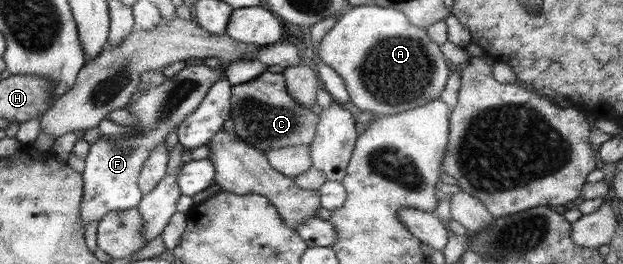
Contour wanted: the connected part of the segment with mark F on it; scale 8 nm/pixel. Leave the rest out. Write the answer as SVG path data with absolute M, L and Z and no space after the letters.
M221 64L218 68L210 68L206 65L201 66L186 66L184 70L180 70L177 74L175 74L171 78L166 78L162 84L159 84L158 86L151 86L151 87L144 87L142 90L137 92L137 95L127 104L127 110L129 110L130 114L136 118L136 123L133 125L130 125L130 132L127 132L125 135L104 135L99 140L97 140L95 143L92 143L89 146L89 153L88 156L85 157L85 167L81 174L81 177L83 178L83 197L82 202L80 205L80 220L82 231L85 229L91 222L95 222L95 220L102 220L104 218L105 214L108 214L109 212L114 212L115 210L123 210L123 209L130 209L130 208L137 208L139 205L140 199L143 197L142 191L139 189L139 176L143 167L143 164L148 160L148 157L152 154L153 148L156 148L163 140L166 140L166 136L172 132L172 130L175 130L175 128L178 128L180 126L181 122L184 122L184 119L194 112L199 106L200 103L204 100L204 97L208 94L208 91L210 90L210 87L217 81L220 80L222 77L225 77L225 65Z

